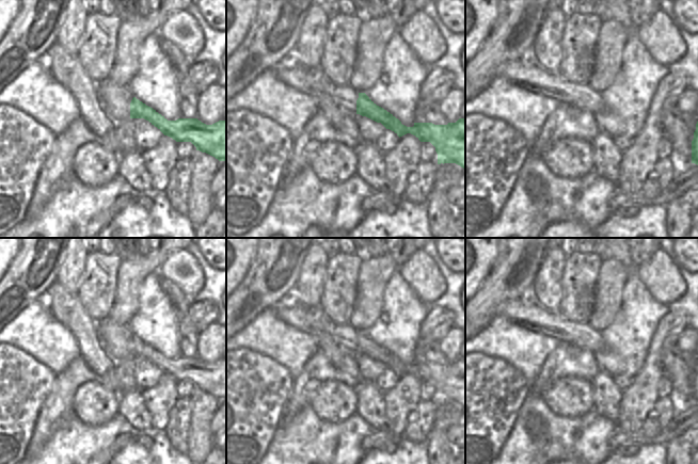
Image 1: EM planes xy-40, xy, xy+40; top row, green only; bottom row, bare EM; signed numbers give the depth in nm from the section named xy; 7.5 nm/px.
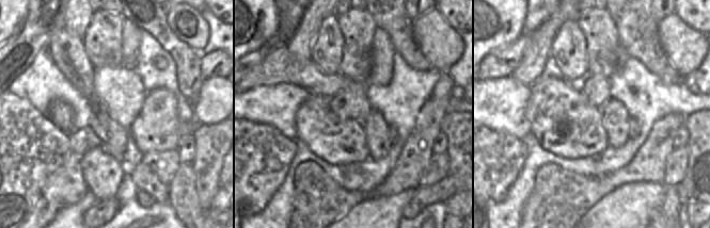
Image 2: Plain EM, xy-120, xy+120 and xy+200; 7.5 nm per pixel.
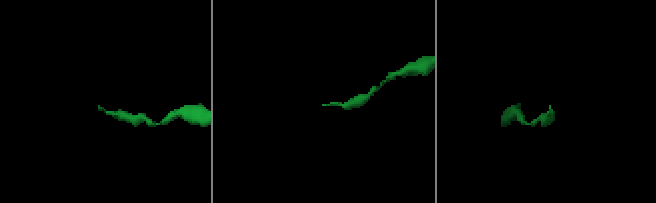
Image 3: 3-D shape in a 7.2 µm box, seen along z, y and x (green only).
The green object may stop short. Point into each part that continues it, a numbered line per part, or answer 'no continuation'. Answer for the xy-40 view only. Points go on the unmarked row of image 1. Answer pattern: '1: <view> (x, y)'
no continuation

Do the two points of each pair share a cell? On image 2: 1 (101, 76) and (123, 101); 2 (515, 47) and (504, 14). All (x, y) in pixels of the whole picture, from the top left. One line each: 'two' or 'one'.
1: one
2: two

